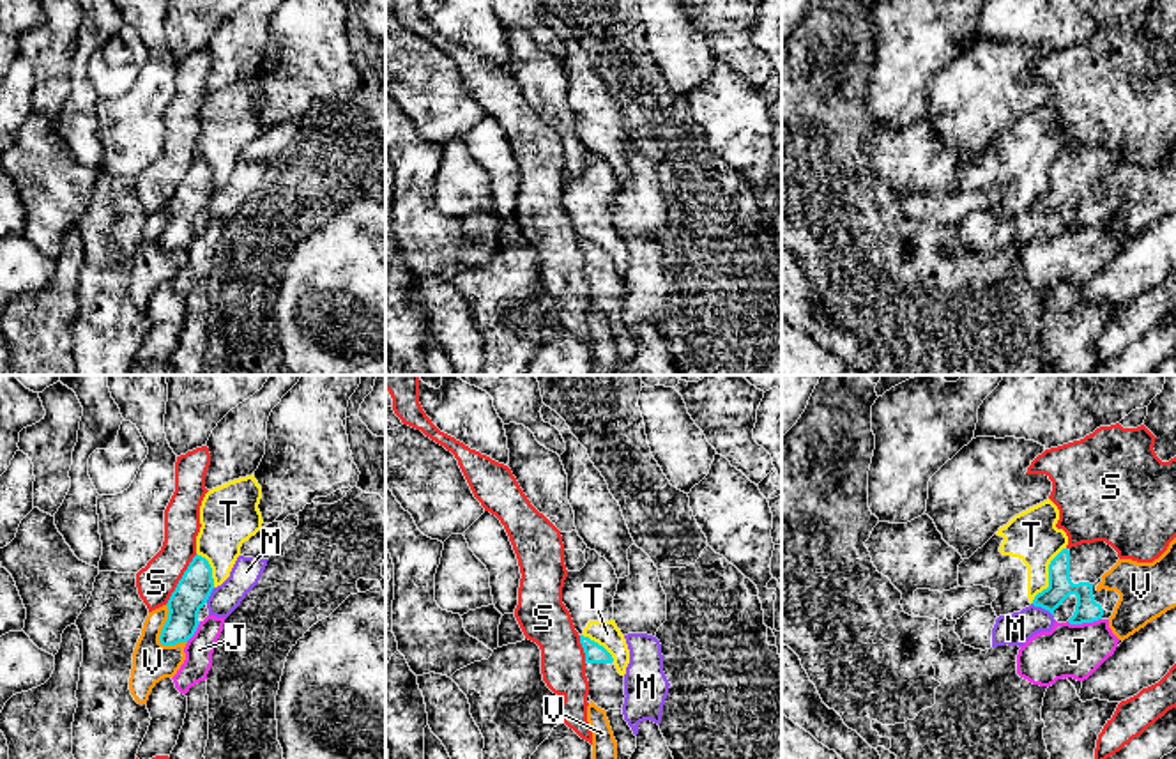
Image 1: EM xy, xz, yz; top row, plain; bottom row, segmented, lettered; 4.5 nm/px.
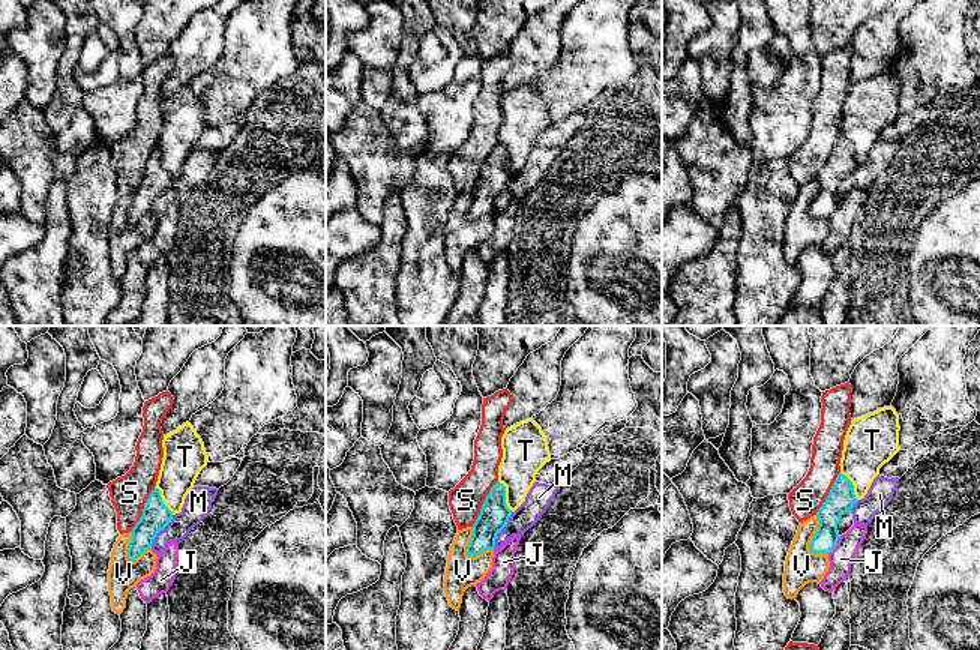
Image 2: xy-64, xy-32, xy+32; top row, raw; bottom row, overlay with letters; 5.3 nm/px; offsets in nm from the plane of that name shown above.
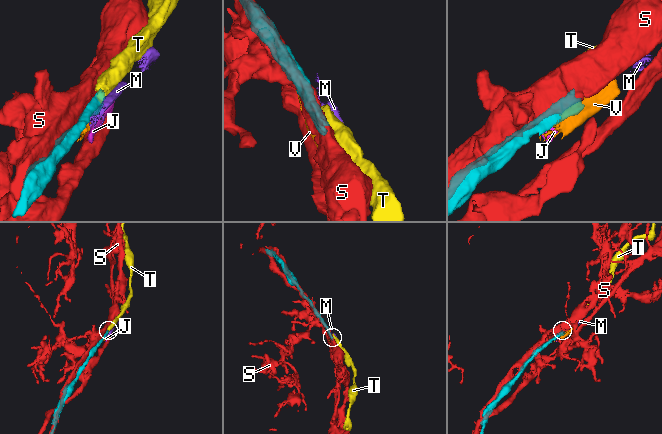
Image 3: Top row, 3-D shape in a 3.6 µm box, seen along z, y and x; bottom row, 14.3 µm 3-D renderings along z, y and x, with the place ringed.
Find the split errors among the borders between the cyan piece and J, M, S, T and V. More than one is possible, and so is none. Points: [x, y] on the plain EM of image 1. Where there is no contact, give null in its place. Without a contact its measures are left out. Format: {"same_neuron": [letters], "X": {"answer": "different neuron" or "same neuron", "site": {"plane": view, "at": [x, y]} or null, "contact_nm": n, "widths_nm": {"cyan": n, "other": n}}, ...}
{"same_neuron": [], "J": {"answer": "different neuron", "site": {"plane": "yz", "at": [1083, 225]}, "contact_nm": 160, "widths_nm": {"cyan": 110, "other": 240}}, "M": {"answer": "different neuron", "site": {"plane": "yz", "at": [1042, 211]}, "contact_nm": 120, "widths_nm": {"cyan": 110, "other": 150}}, "S": {"answer": "different neuron", "site": {"plane": "xy", "at": [181, 183]}, "contact_nm": 280, "widths_nm": {"cyan": 160, "other": 170}}, "T": {"answer": "different neuron", "site": {"plane": "yz", "at": [1049, 179]}, "contact_nm": 300, "widths_nm": {"cyan": 110, "other": 220}}, "V": {"answer": "different neuron", "site": {"plane": "xy", "at": [160, 239]}, "contact_nm": 200, "widths_nm": {"cyan": 160, "other": 180}}}

